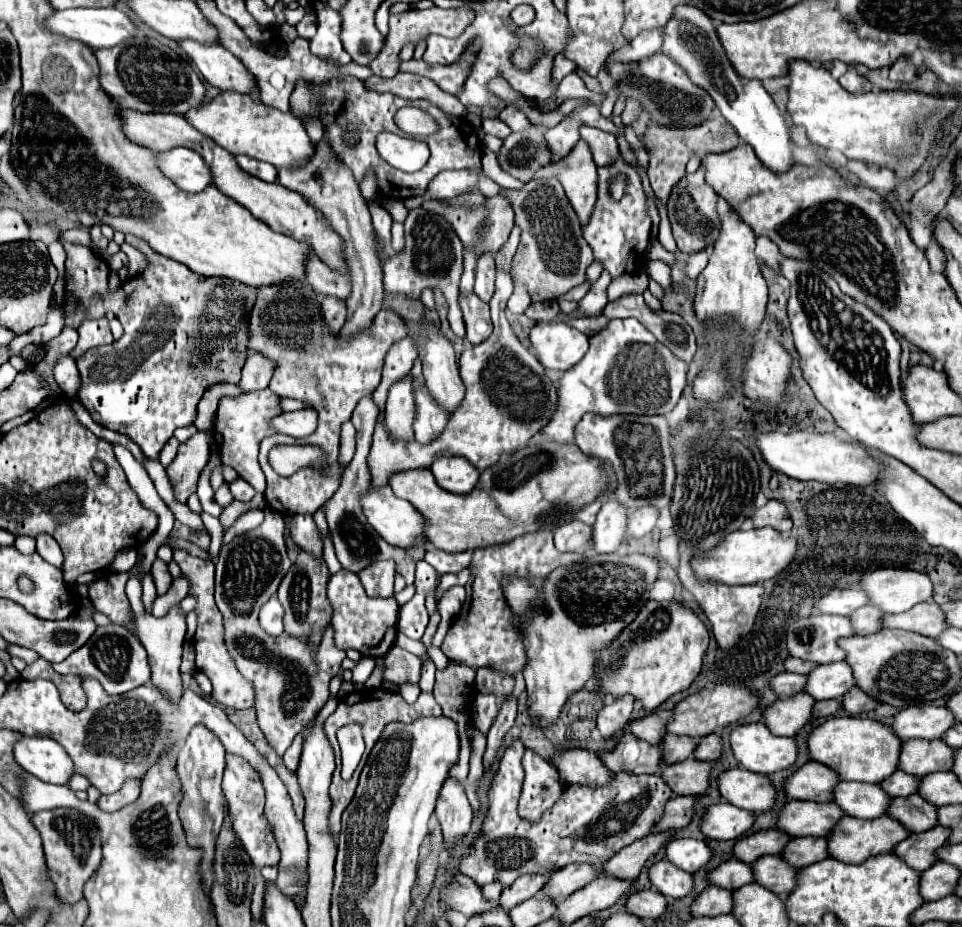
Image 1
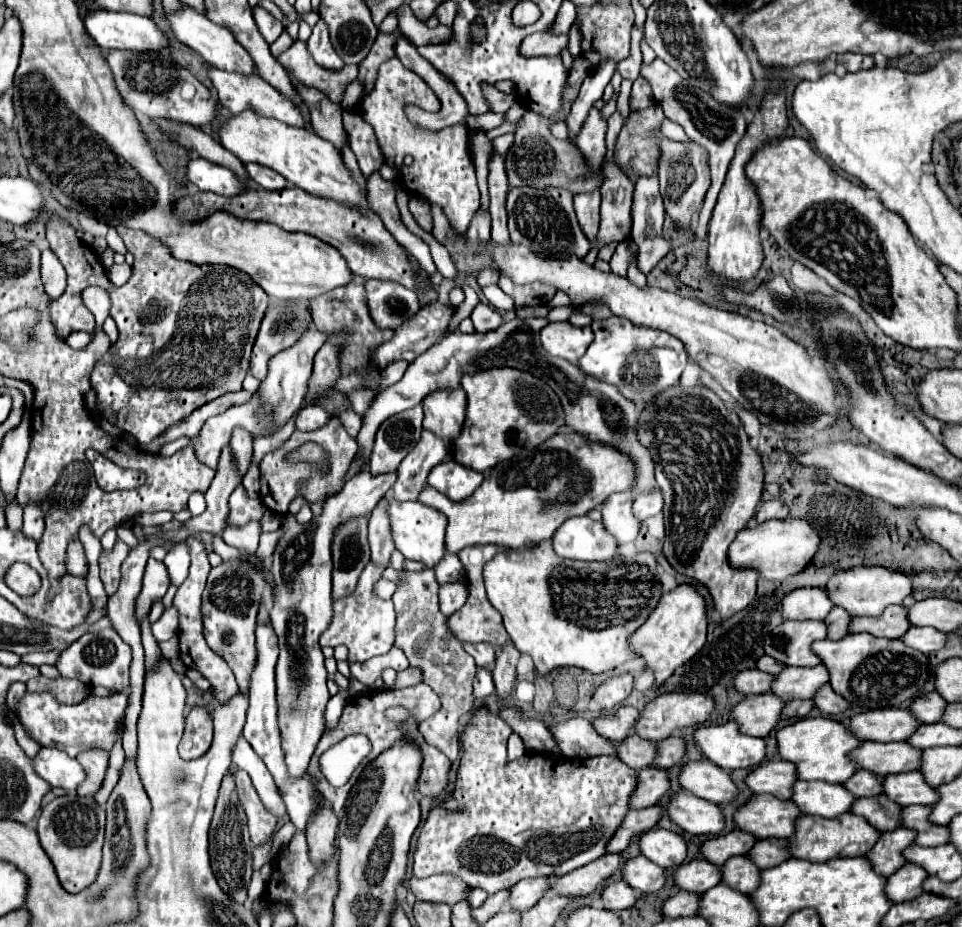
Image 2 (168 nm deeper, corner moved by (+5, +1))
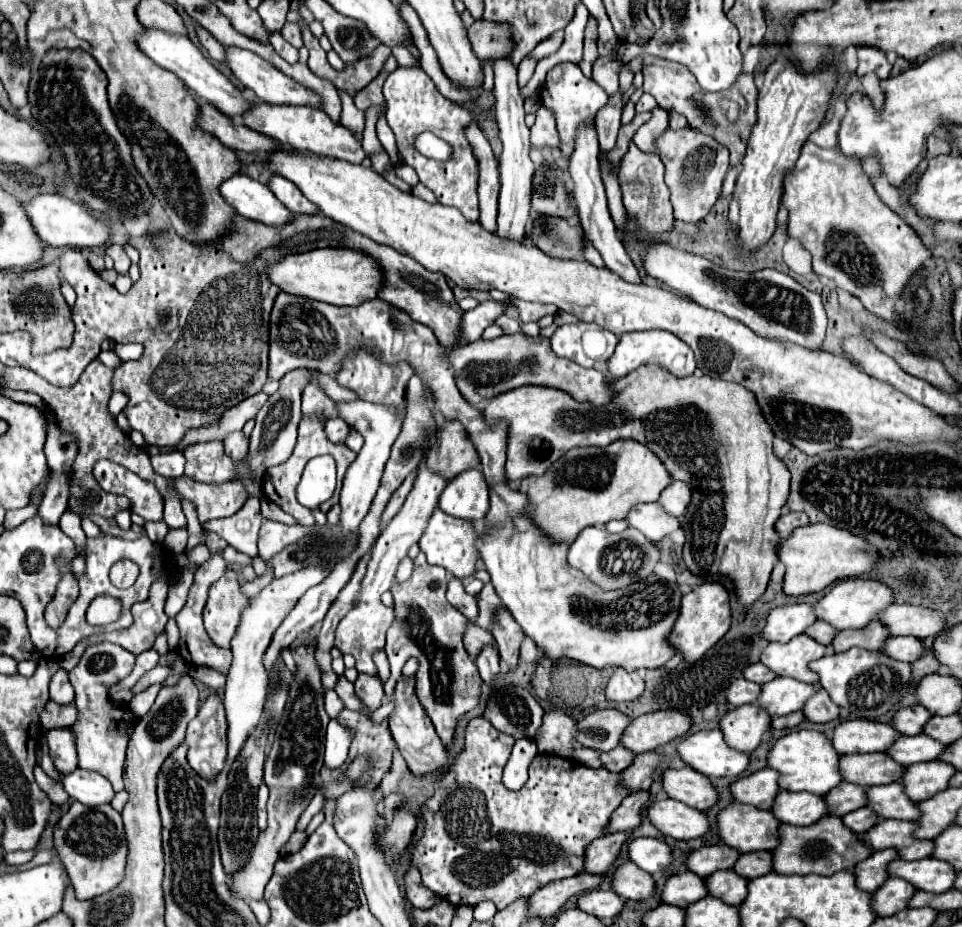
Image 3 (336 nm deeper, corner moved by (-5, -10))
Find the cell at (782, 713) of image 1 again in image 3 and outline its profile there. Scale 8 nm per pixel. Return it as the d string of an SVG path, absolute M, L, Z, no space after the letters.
M744 704L728 710L720 720L720 730L730 748L750 754L762 740L762 734L770 728L768 712L756 704Z

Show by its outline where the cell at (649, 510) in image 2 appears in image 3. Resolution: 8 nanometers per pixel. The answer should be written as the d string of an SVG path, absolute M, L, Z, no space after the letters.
M674 480L672 484L668 484L660 496L660 504L664 504L664 510L672 516L682 516L688 508L692 500L692 486L688 482L680 482L680 480Z

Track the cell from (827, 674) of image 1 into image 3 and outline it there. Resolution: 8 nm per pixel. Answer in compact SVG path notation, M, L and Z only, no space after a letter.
M774 678L766 684L762 684L758 706L764 708L770 716L786 716L790 712L800 710L800 704L812 696L812 692L818 686L812 684L800 684L792 678Z

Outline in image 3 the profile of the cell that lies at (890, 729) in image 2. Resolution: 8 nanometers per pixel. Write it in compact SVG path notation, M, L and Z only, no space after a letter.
M846 720L834 728L832 746L838 754L884 752L900 734L890 726L874 720Z

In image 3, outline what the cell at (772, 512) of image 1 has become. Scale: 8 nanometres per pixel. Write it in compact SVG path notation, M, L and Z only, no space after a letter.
M788 512L788 514L780 516L780 520L776 522L776 532L784 540L784 538L788 538L792 534L794 528L806 526L806 524L810 524L810 520L808 520L808 516L804 512Z

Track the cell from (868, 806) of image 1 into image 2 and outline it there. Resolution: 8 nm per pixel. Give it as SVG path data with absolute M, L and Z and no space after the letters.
M796 781L792 801L806 815L838 817L852 809L856 797L844 785L828 781Z

